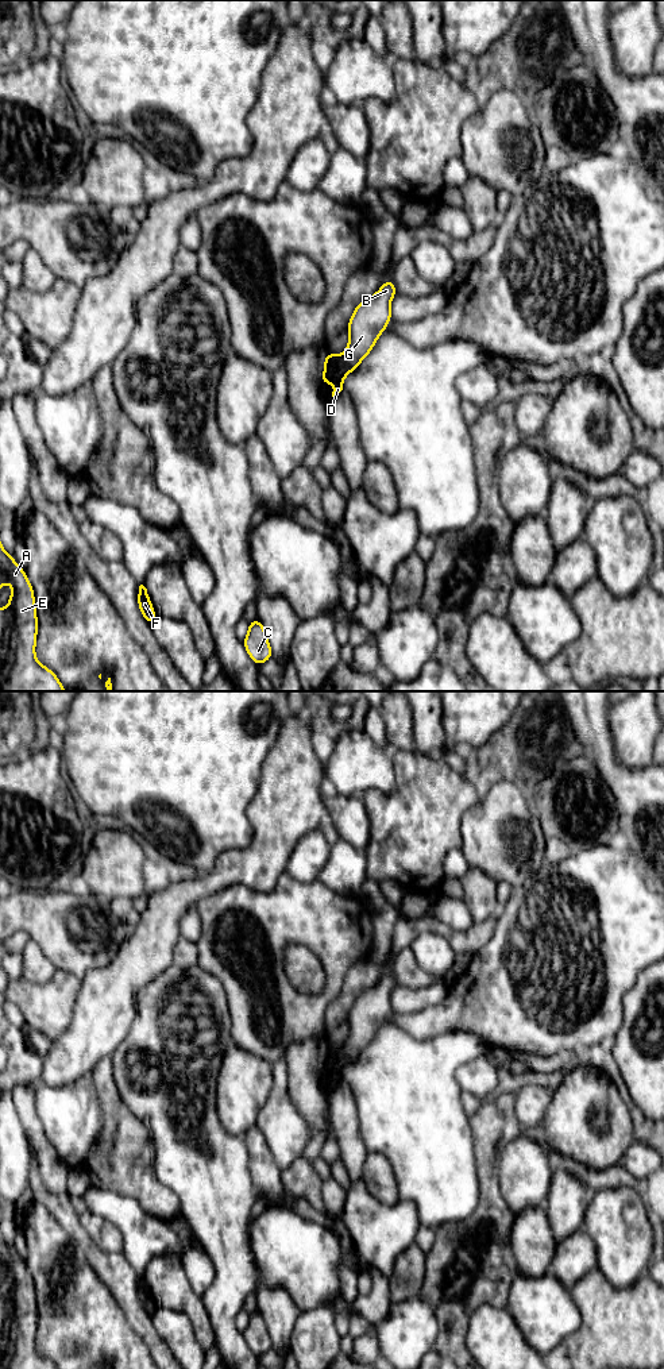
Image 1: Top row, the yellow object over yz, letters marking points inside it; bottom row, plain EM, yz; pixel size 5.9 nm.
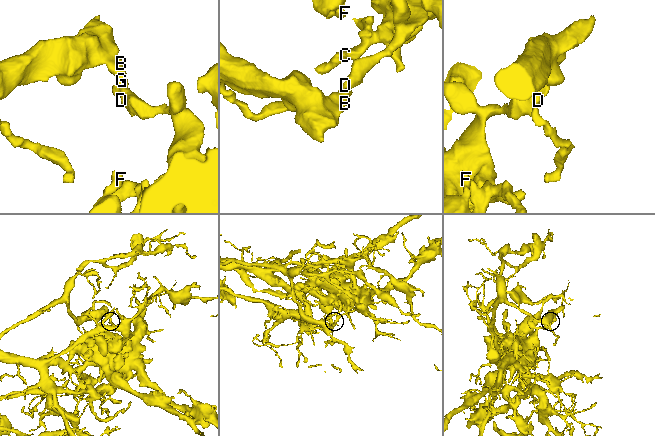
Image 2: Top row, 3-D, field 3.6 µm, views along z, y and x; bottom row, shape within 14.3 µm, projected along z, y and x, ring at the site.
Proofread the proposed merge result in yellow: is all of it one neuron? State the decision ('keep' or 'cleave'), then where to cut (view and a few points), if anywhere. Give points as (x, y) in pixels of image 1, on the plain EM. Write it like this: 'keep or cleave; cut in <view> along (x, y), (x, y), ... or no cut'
cleave; cut in yz along (342, 1047), (348, 1063)

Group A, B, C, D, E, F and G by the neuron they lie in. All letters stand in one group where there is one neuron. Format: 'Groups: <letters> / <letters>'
Groups: A C D E / B F G

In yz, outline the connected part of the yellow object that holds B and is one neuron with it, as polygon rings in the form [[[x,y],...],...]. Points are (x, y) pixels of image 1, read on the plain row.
[[[390,969],[374,987],[367,988],[355,999],[348,1013],[348,1037],[343,1045],[348,1064],[358,1060],[387,1019],[391,1011],[390,994],[395,986],[394,972]]]

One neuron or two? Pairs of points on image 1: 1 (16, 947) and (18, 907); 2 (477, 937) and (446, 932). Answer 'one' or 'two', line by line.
1: two
2: one

